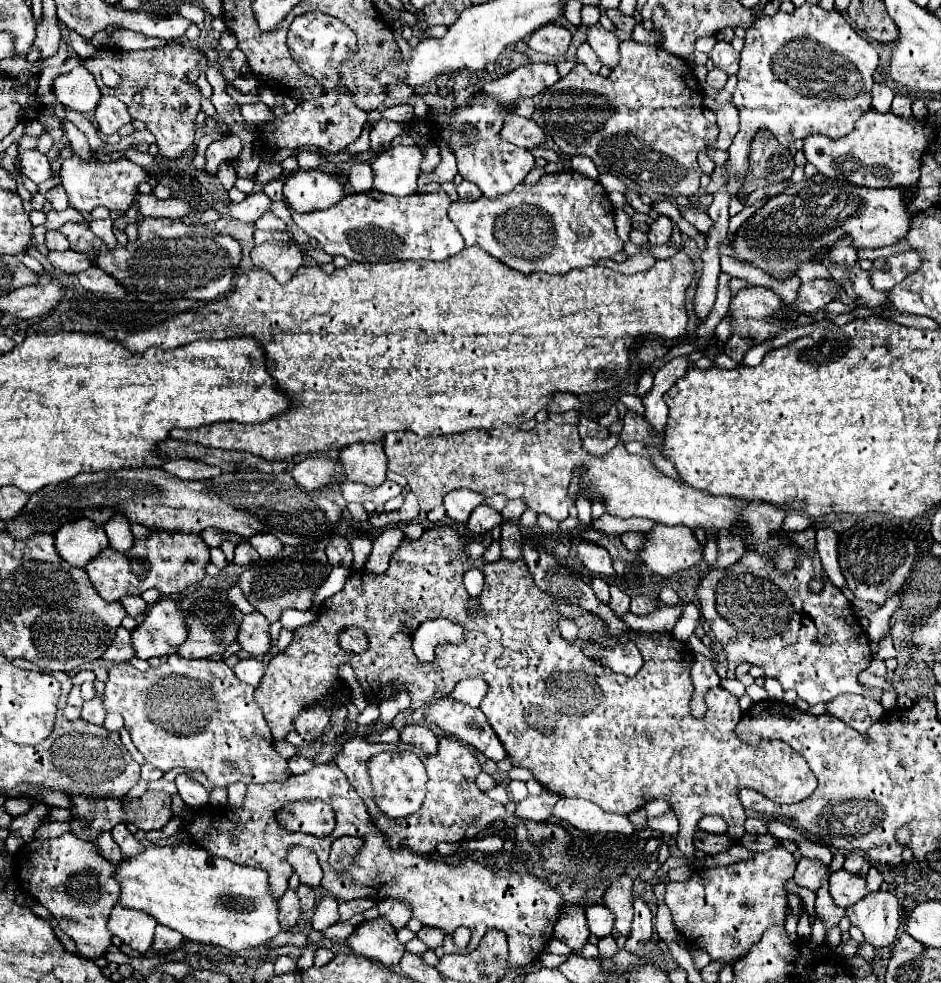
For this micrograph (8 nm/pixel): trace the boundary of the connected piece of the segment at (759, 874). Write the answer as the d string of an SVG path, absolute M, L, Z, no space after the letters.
M774 847L764 853L754 853L748 861L696 871L684 883L668 883L664 903L672 911L674 925L680 935L684 935L692 945L704 949L712 959L728 963L740 959L740 953L746 955L750 947L756 945L756 941L760 941L760 935L764 933L766 927L784 925L788 911L786 881L794 877L794 869L796 869L796 859L792 857L792 853L788 853L784 847Z

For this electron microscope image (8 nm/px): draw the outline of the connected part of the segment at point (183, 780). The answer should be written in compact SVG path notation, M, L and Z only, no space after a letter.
M178 775L176 777L176 787L178 787L178 793L180 797L184 799L184 803L192 809L200 809L202 805L208 805L208 791L198 783L194 781L190 775Z

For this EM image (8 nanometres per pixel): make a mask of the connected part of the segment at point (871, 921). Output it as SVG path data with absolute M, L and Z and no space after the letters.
M868 893L864 899L846 909L850 923L860 927L866 941L876 949L888 947L896 941L900 927L898 899L892 893Z

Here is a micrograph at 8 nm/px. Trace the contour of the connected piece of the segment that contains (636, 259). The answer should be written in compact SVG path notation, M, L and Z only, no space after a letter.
M638 253L638 255L632 255L632 257L628 257L624 263L614 263L614 261L598 261L600 265L606 265L608 269L612 267L612 271L620 271L620 273L640 273L640 271L646 271L646 269L650 269L654 263L656 263L656 259L654 257L650 257L650 253Z

